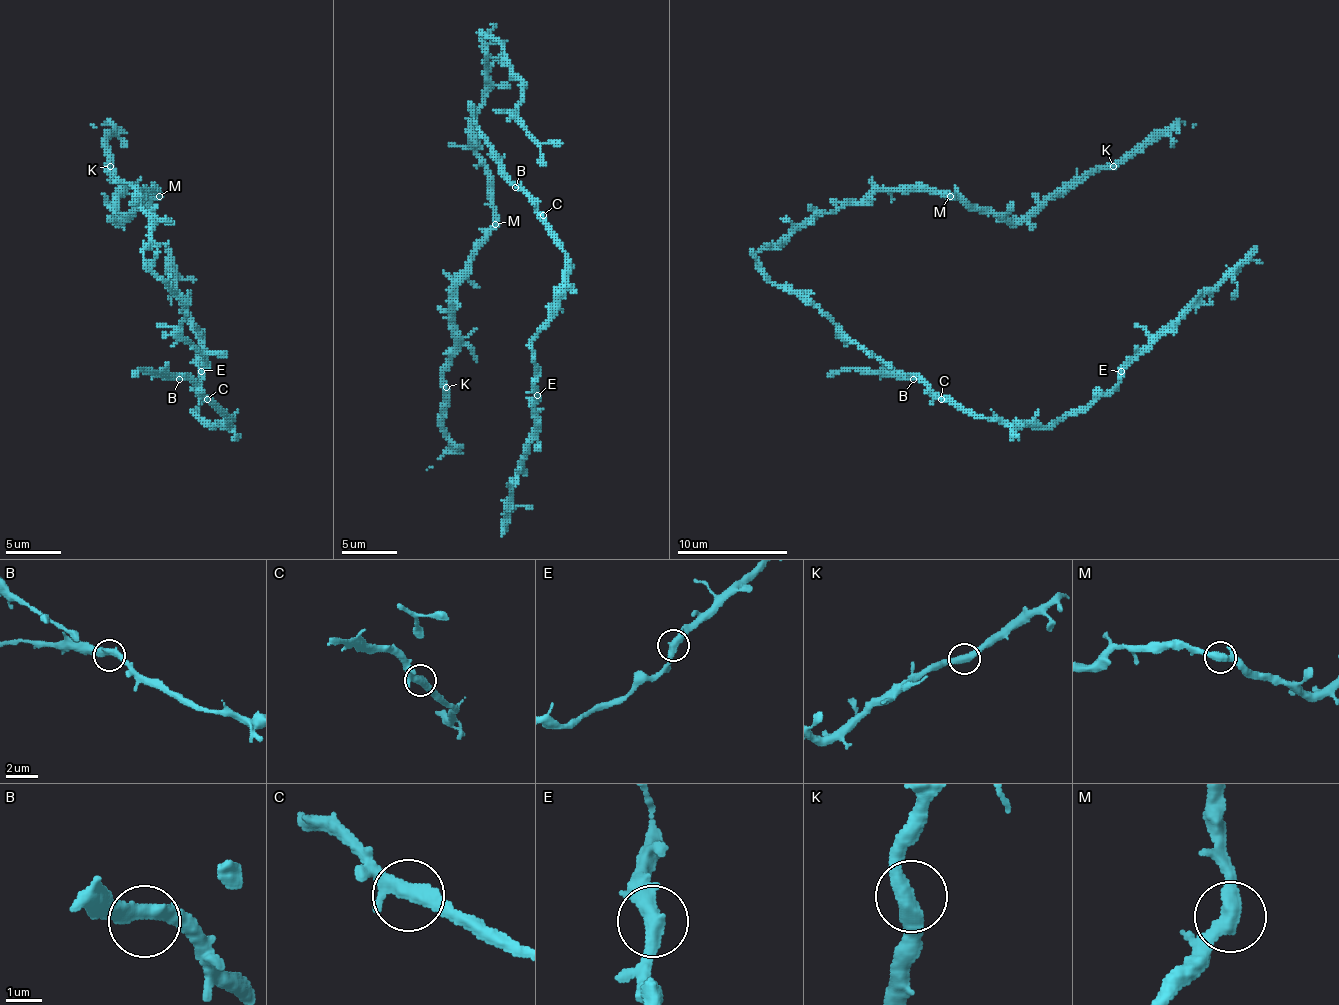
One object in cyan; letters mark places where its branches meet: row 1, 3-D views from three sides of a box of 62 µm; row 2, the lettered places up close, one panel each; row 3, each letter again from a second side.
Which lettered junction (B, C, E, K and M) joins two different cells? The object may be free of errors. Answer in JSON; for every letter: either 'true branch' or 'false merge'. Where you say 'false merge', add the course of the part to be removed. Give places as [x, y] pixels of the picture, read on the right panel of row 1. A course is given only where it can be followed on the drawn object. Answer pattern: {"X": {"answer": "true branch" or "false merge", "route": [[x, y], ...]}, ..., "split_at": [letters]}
{"B": {"answer": "true branch"}, "C": {"answer": "true branch"}, "E": {"answer": "true branch"}, "K": {"answer": "true branch"}, "M": {"answer": "true branch"}, "split_at": []}

